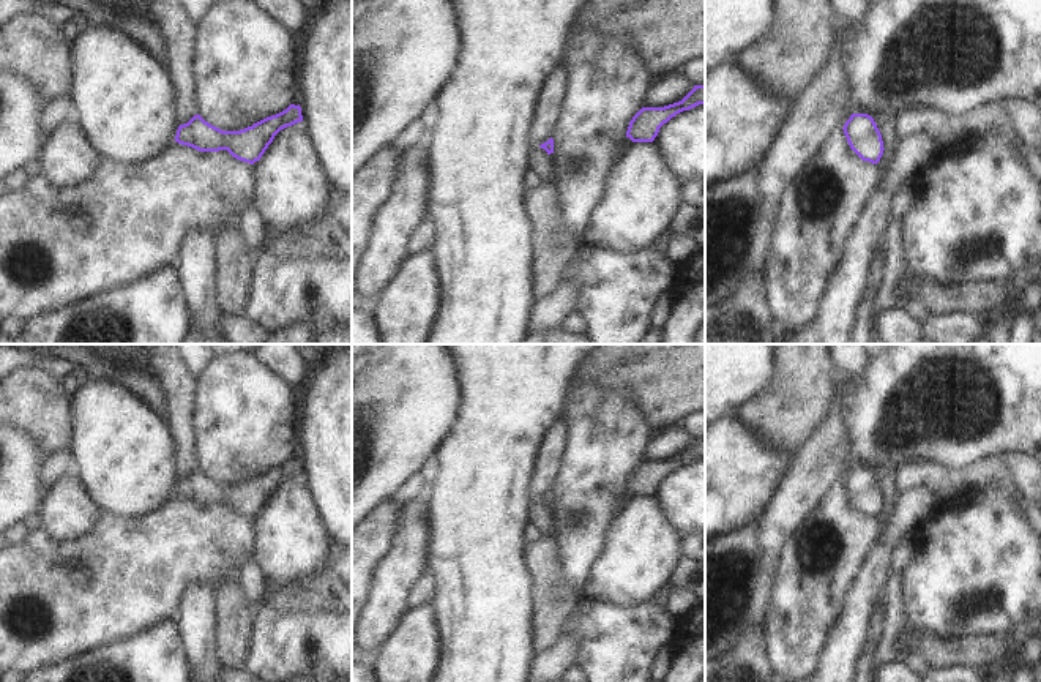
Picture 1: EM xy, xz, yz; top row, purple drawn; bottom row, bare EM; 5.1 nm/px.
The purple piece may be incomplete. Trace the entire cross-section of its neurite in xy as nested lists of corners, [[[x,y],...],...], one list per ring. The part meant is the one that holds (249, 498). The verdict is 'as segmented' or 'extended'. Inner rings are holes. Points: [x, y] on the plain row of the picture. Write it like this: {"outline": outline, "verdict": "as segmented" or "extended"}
{"outline": [[[290,458],[285,464],[240,485],[222,485],[197,467],[178,480],[175,496],[199,505],[227,504],[233,512],[254,518],[281,483],[298,475],[303,475],[300,458]]], "verdict": "as segmented"}

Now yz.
{"outline": [[[852,467],[844,478],[850,502],[863,513],[877,518],[883,508],[882,488],[868,467]]], "verdict": "as segmented"}

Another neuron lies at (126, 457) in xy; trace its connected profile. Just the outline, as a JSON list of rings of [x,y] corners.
[[[88,377],[73,396],[69,452],[101,512],[140,518],[175,494],[177,445],[167,423],[118,384]]]

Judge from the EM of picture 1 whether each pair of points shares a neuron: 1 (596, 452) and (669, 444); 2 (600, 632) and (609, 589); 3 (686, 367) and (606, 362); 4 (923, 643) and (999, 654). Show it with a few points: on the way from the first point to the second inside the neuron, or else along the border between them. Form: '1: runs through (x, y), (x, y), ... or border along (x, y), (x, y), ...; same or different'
1: border along (653, 436), (644, 460); different
2: border along (592, 600), (619, 605), (644, 602); different
3: runs through (666, 362), (626, 362); same
4: runs through (942, 651), (980, 651); same

